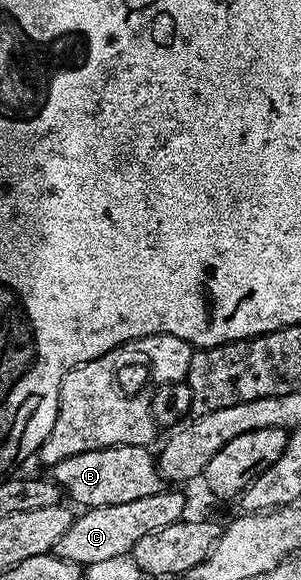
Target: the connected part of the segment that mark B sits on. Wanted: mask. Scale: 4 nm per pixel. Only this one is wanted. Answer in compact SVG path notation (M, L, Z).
M110 446L102 450L86 450L86 454L74 454L74 458L62 458L62 462L51 465L50 476L60 487L61 493L73 500L73 505L84 504L80 506L85 509L150 498L150 494L162 491L166 481L160 475L157 457L153 453L151 456L148 451L145 446Z

